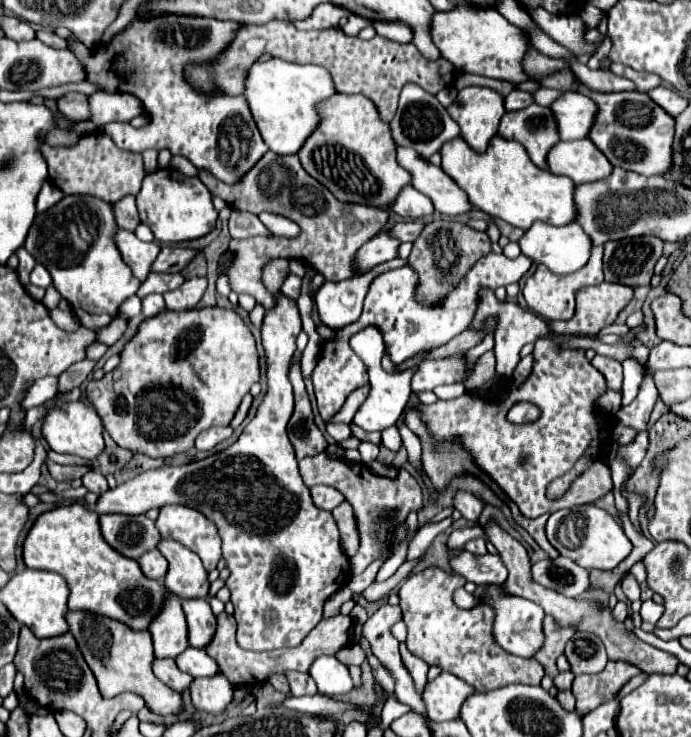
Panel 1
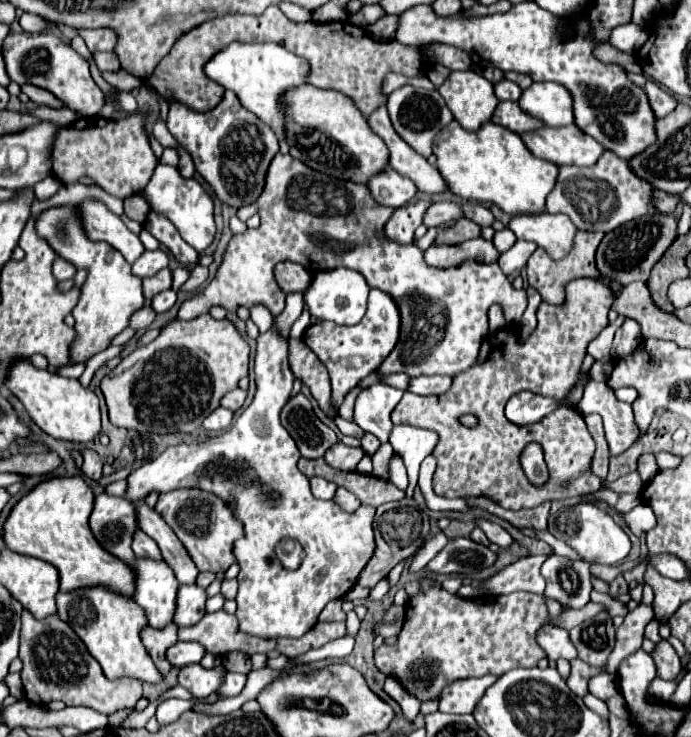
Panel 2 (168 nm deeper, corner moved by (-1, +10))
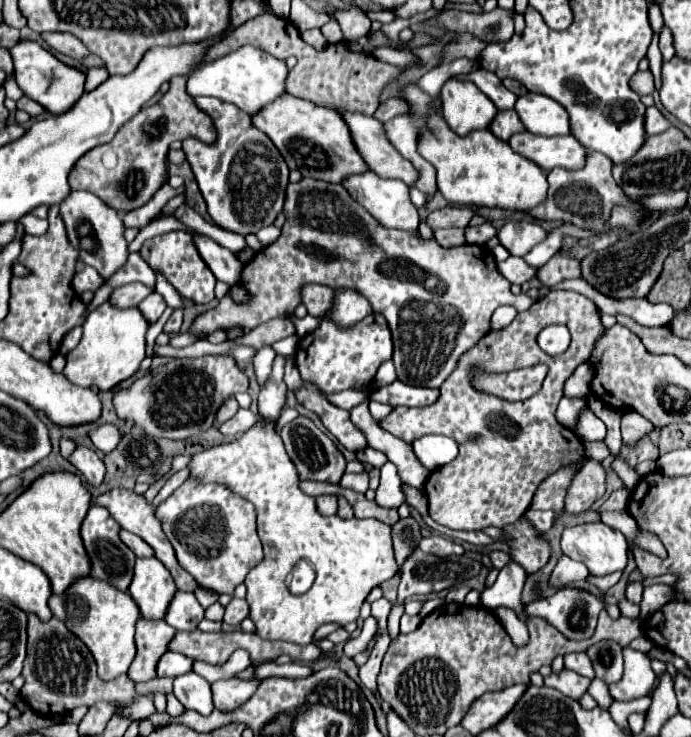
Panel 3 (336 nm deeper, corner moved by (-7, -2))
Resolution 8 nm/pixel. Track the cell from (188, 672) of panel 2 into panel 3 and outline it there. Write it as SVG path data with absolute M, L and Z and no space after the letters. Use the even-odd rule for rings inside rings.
M195 672L177 676L175 684L173 684L173 694L177 696L177 700L187 710L197 710L201 714L211 714L213 712L209 682Z

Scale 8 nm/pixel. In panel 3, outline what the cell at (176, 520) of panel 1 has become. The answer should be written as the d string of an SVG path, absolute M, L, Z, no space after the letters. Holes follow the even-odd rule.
M185 480L159 508L157 518L171 540L179 564L201 588L217 594L233 594L247 572L263 558L255 528L255 508L223 484L195 484Z

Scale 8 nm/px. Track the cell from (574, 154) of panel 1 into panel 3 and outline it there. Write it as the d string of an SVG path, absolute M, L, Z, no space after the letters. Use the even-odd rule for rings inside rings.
M519 132L511 136L511 148L535 162L545 172L553 168L579 170L587 162L587 148L575 140L575 136L551 136L543 138L531 132Z

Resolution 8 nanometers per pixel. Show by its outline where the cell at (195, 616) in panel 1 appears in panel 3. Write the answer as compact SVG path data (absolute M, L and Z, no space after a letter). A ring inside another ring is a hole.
M177 592L167 610L165 622L175 630L195 630L203 620L205 610L191 592Z

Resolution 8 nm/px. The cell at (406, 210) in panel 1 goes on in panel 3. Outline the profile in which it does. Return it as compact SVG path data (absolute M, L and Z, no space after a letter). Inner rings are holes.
M365 172L359 176L351 176L343 182L343 186L349 190L349 194L367 210L378 222L387 228L409 230L419 235L420 218L418 209L413 206L409 198L409 186L401 180L385 180L377 176L375 172Z

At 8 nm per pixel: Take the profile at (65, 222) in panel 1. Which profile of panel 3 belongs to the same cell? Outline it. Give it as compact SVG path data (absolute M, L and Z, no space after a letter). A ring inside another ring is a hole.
M111 300L97 306L83 324L83 338L75 350L67 354L63 376L75 386L97 386L99 390L111 390L121 380L133 376L145 358L145 334L147 320L139 308L117 308Z

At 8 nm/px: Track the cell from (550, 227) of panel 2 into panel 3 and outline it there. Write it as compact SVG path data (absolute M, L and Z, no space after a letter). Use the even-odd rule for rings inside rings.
M509 220L497 236L499 242L511 252L511 256L525 256L535 244L541 244L549 236L549 232L541 224L533 224L527 220Z

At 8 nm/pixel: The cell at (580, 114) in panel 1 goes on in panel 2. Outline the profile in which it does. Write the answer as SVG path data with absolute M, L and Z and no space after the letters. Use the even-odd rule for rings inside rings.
M537 82L523 90L519 106L547 126L567 126L573 122L573 98L553 82Z

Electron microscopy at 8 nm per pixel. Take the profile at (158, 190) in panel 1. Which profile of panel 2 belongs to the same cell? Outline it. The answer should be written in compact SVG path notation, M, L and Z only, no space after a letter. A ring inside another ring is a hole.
M159 164L151 176L151 182L145 188L145 194L149 196L149 206L155 212L161 212L163 216L169 216L169 220L179 230L181 238L193 246L195 250L203 252L215 238L215 222L213 222L213 198L205 192L205 188L191 180L183 180L179 170L175 166Z

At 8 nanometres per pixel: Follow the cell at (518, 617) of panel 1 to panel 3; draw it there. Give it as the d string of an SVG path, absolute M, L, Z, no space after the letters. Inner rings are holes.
M569 652L563 656L565 658L565 668L567 670L575 670L583 676L589 676L589 678L595 678L593 674L593 666L591 666L591 660L585 652Z

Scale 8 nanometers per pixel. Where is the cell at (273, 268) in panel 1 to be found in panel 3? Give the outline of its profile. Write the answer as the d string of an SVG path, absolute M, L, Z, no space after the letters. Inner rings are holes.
M305 284L301 292L301 302L305 304L311 316L325 314L331 308L331 300L333 300L333 290L323 284Z

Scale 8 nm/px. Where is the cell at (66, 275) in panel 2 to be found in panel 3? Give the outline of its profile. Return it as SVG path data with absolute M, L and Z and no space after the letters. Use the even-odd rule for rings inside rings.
M83 266L83 268L73 276L73 288L75 288L75 292L79 292L79 294L83 294L83 292L87 292L87 290L95 292L101 284L103 284L103 278L101 278L101 276L95 272L95 268L91 268L91 266Z

